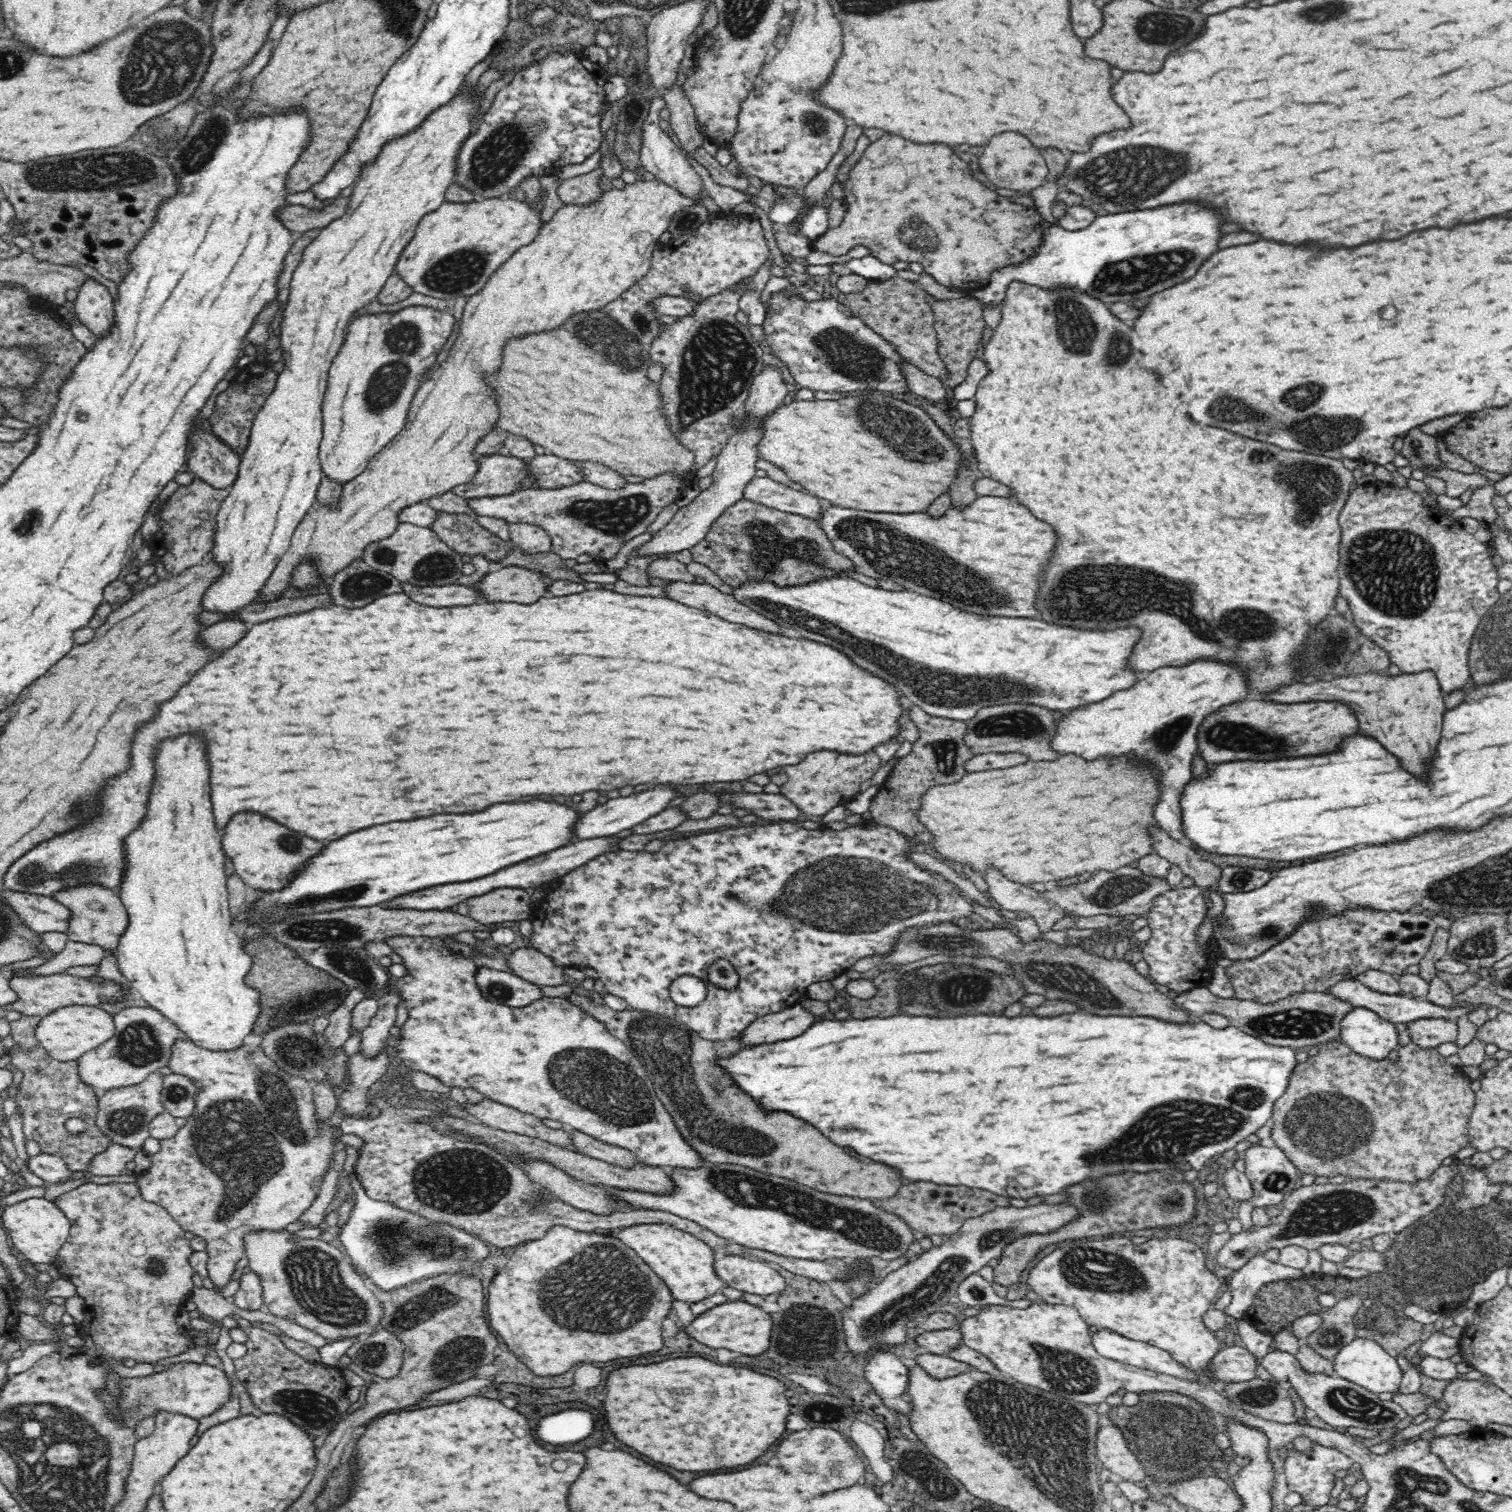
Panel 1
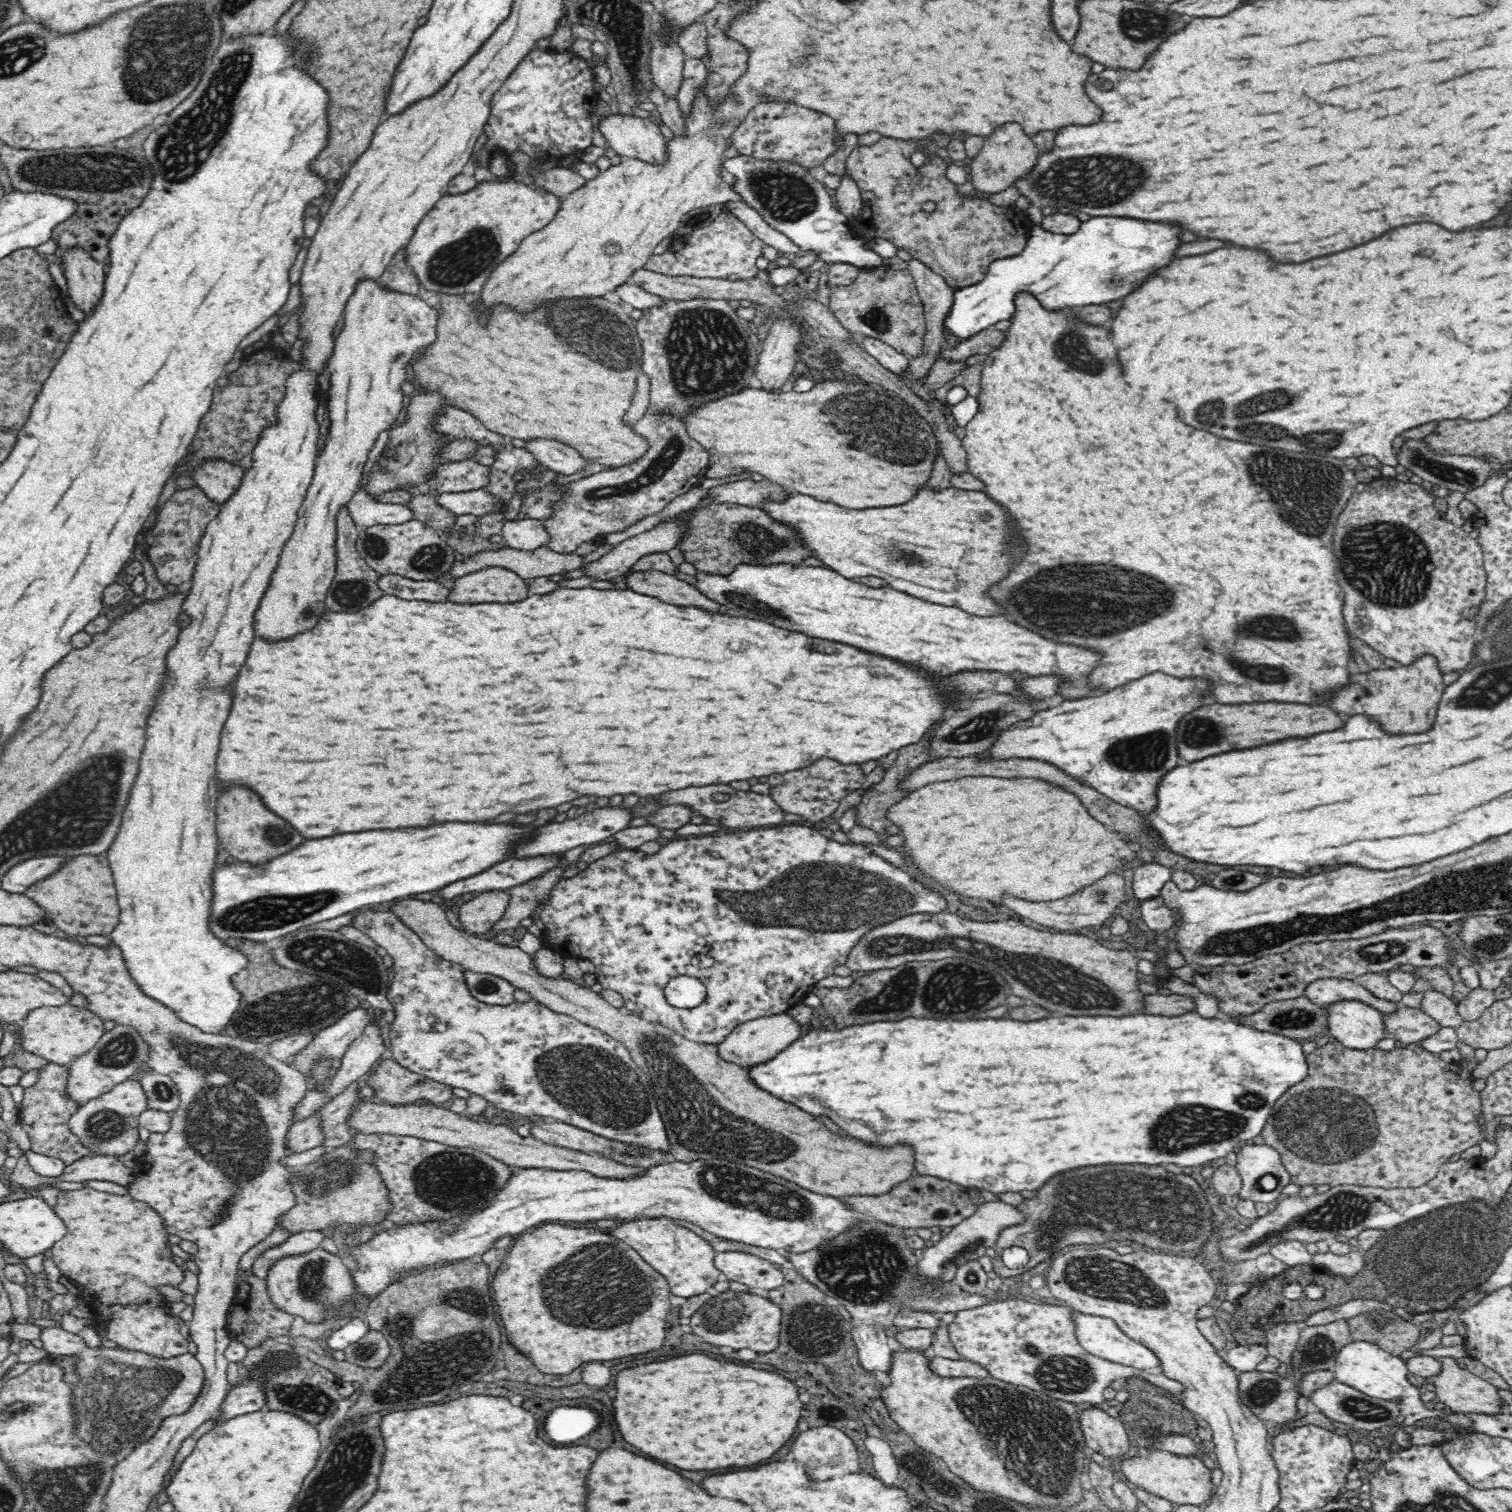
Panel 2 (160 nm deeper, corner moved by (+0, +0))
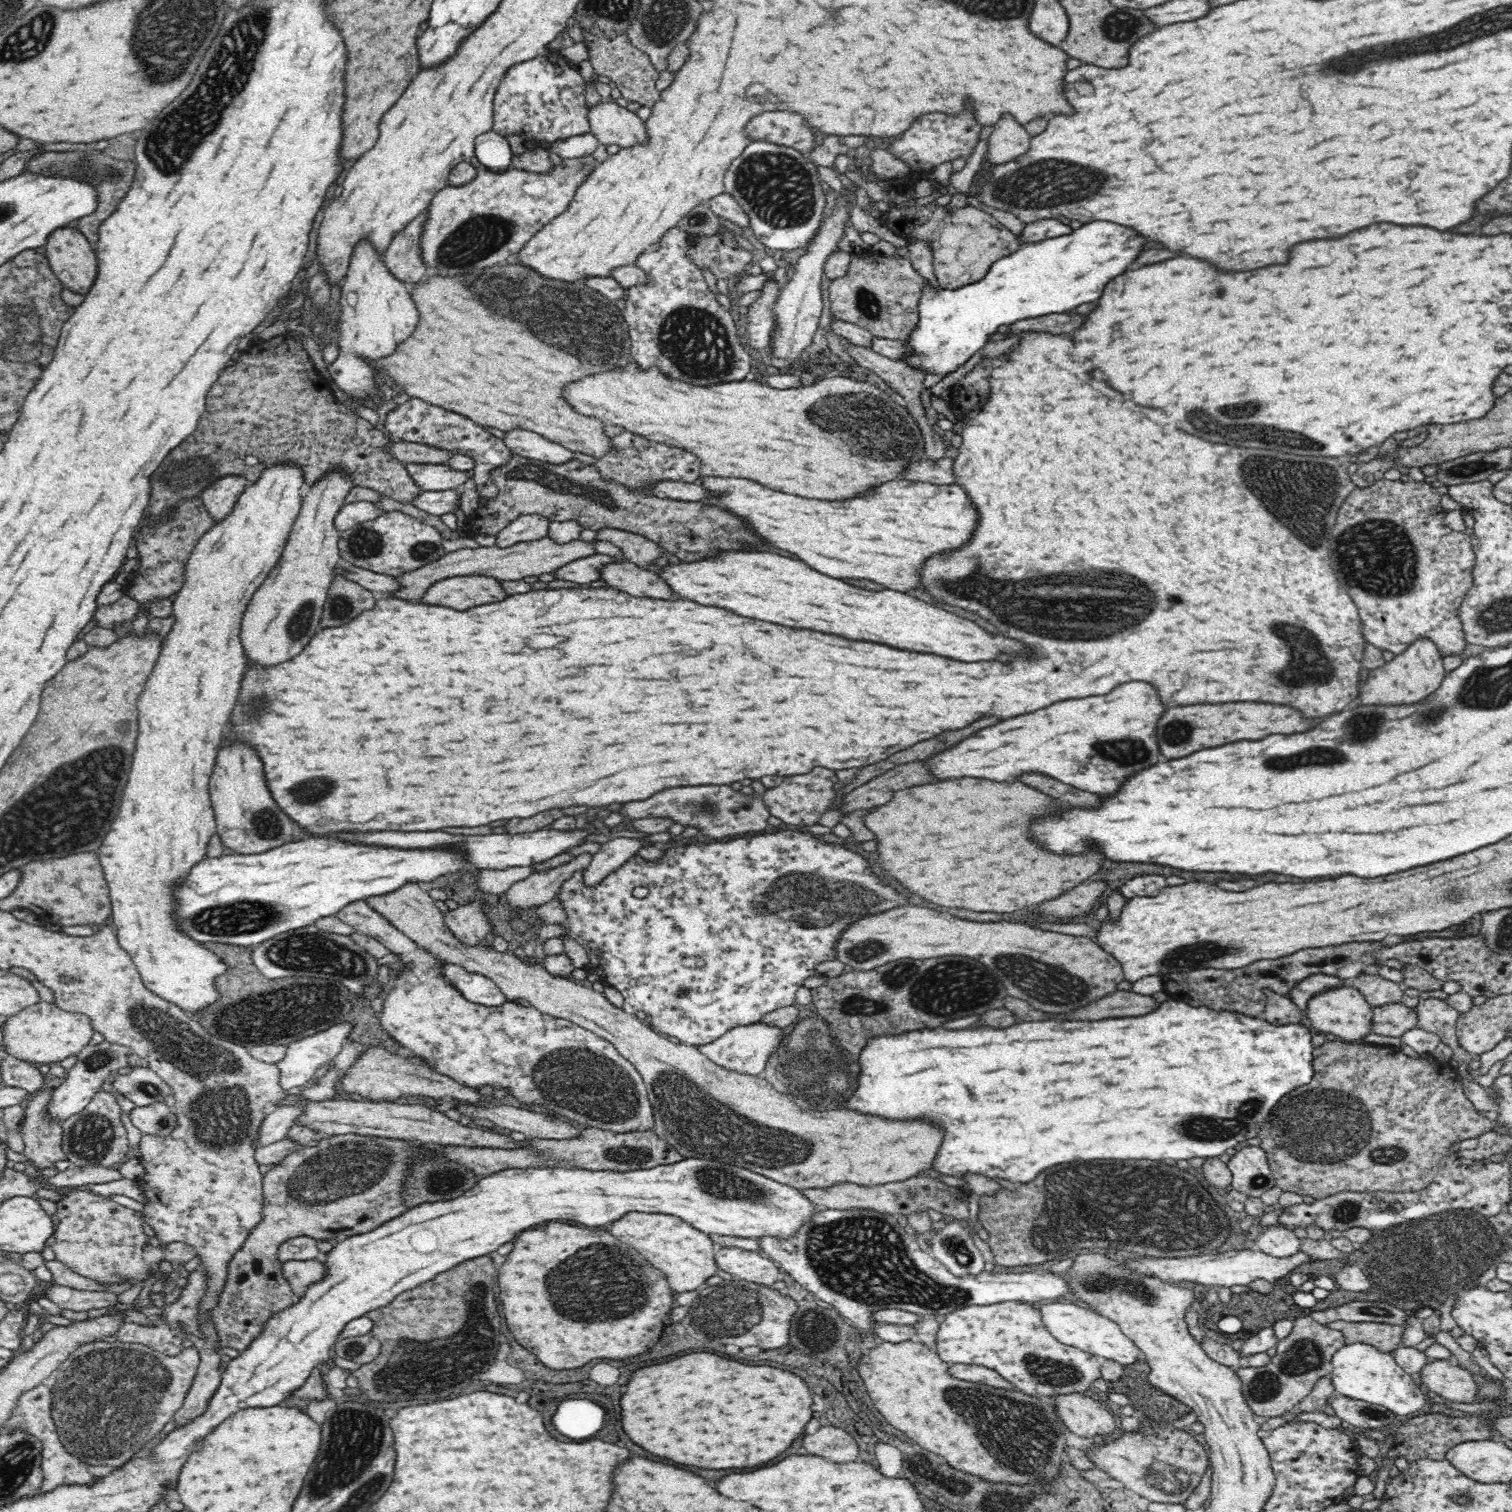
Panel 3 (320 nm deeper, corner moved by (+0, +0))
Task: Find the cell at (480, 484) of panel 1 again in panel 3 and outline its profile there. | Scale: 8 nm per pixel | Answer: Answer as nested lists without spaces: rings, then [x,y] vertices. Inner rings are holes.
[[[404,463],[408,475],[420,490],[451,490],[461,489],[462,485],[472,474],[466,471],[452,470],[441,464],[414,464]]]

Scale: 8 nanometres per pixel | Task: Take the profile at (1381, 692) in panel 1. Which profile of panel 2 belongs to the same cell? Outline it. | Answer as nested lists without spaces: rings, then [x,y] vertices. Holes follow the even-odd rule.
[[[1423,654],[1414,663],[1402,665],[1399,667],[1371,669],[1367,673],[1358,673],[1351,675],[1348,688],[1336,692],[1330,700],[1330,706],[1338,712],[1344,712],[1348,716],[1354,714],[1368,714],[1376,718],[1382,728],[1390,734],[1418,734],[1430,730],[1436,718],[1436,708],[1444,692],[1445,684],[1442,677],[1443,672],[1440,670],[1438,661],[1432,654]]]

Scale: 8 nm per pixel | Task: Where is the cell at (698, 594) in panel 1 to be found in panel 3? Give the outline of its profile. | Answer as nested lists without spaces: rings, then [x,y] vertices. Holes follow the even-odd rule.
[[[622,560],[621,562],[608,562],[600,568],[598,579],[610,584],[630,596],[650,596],[662,600],[676,600],[678,596],[666,586],[666,581],[658,577],[655,572],[645,570],[637,563]]]

